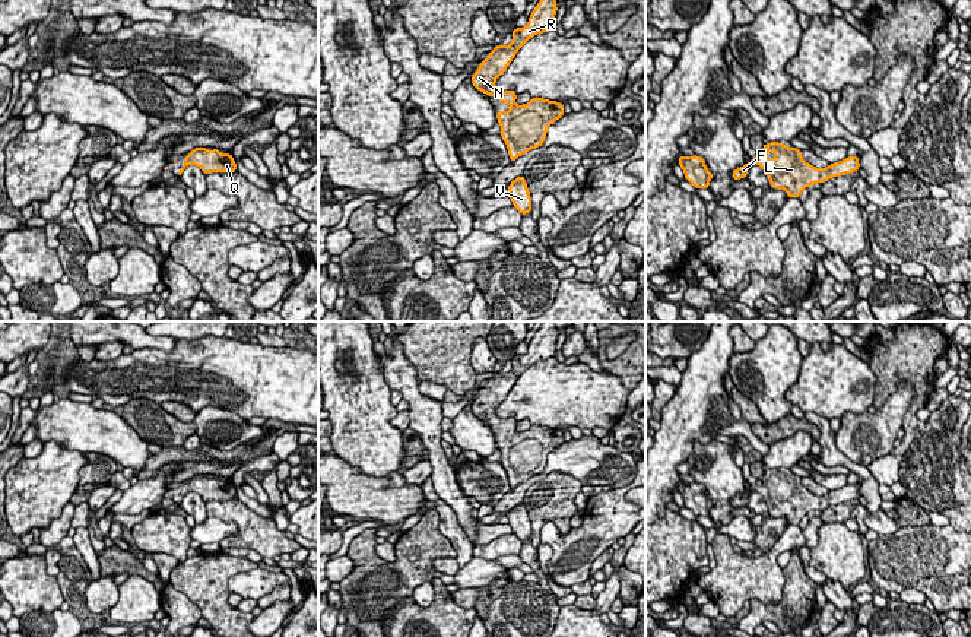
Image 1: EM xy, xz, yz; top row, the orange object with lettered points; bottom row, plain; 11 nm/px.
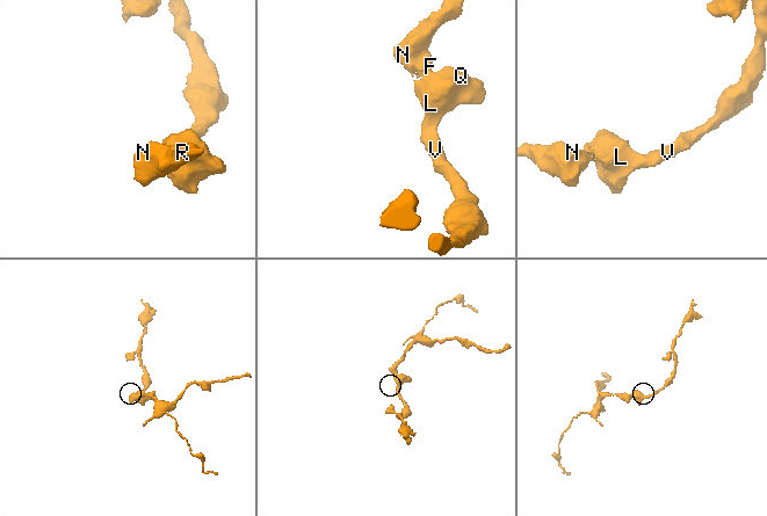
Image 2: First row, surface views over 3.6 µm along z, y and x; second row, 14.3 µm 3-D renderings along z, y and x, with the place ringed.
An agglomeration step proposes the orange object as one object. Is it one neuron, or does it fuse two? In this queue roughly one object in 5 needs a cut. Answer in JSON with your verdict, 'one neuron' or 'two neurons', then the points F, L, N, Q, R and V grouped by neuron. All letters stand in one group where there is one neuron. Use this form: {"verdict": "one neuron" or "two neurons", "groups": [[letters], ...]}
{"verdict": "one neuron", "groups": [["F", "L", "N", "Q", "R", "V"]]}

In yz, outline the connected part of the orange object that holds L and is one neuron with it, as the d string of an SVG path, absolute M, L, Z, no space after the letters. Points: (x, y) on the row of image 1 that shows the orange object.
M778 140L765 143L756 156L732 172L733 180L746 178L751 164L759 165L769 180L772 190L786 190L787 197L796 197L812 184L824 184L831 177L843 177L860 169L860 156L847 156L825 168L816 168L806 162L802 150L788 148Z

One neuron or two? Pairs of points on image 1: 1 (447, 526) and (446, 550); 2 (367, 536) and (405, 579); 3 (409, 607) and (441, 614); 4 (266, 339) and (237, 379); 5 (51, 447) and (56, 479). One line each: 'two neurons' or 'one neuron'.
1: two neurons
2: one neuron
3: one neuron
4: two neurons
5: one neuron

